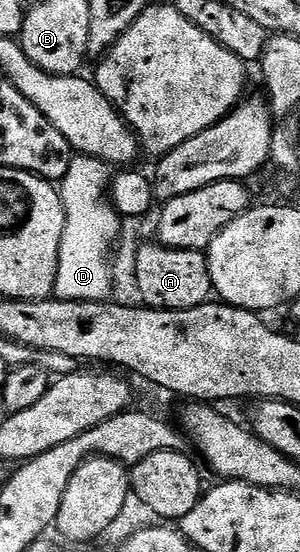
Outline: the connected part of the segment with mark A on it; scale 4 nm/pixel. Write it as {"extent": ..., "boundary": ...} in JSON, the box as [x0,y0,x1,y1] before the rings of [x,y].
{"extent":[135,245,212,309],"boundary":[[[143,245],[135,253],[135,285],[144,306],[153,309],[192,309],[208,304],[212,296],[207,258],[197,249],[168,249],[166,245]]]}

